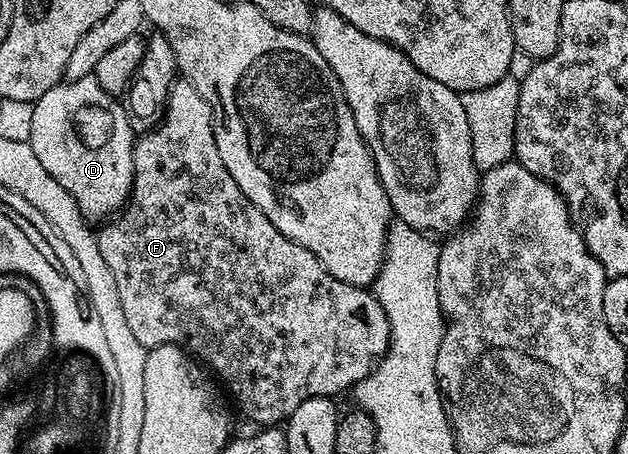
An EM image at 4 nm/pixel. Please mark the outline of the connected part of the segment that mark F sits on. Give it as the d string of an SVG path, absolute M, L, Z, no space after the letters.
M175 81L170 89L166 115L162 121L152 130L145 131L134 144L134 183L130 189L130 199L126 201L117 216L101 223L97 231L100 253L103 254L112 277L116 279L116 289L120 296L120 304L124 307L124 316L128 320L128 328L136 335L136 340L148 348L157 348L166 344L181 346L189 352L199 363L207 362L209 373L224 387L225 393L234 397L238 410L246 418L251 418L262 428L270 428L275 424L285 423L287 418L304 404L309 398L328 398L339 396L345 392L353 391L360 380L364 380L374 371L378 360L386 354L390 346L390 325L388 316L384 316L384 308L380 308L377 298L369 289L352 284L344 284L344 280L336 280L300 244L288 240L274 227L272 220L256 208L240 192L240 184L232 180L228 168L224 168L224 160L220 160L220 148L216 148L216 136L214 135L214 115L210 112L208 100L196 92L196 88L188 81Z

